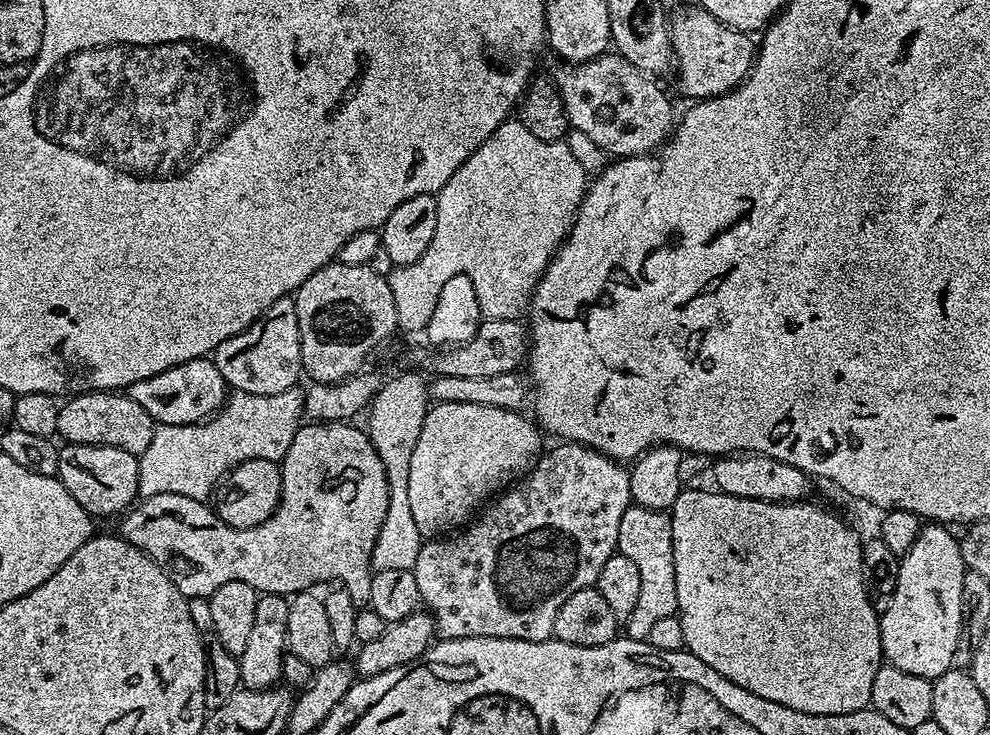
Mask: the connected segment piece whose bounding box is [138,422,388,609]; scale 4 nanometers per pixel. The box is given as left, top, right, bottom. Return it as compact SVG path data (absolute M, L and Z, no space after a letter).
M308 422L298 429L295 436L291 437L289 444L292 445L289 448L287 445L282 452L280 505L274 510L274 514L270 518L266 518L266 522L262 522L253 528L230 527L217 517L215 511L205 501L195 500L186 494L163 492L162 494L143 497L138 504L138 509L140 508L140 537L138 537L140 549L168 575L170 582L174 582L174 586L178 586L178 590L183 596L189 598L193 596L210 597L214 594L214 590L218 590L218 586L226 586L226 582L246 582L246 586L254 586L257 593L272 593L288 598L297 592L315 589L317 587L315 584L324 584L327 580L336 580L332 582L347 588L354 606L358 609L365 609L368 607L370 600L368 583L374 575L372 551L387 514L388 484L383 460L376 453L369 433L363 427L360 427L361 429L355 428L354 425L355 423L352 422Z

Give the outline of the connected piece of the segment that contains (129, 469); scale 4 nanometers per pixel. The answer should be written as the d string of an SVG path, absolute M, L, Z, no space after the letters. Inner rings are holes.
M65 443L60 448L56 476L70 490L74 502L88 511L93 518L116 516L137 503L140 496L138 474L140 461L134 454L118 446L90 446Z

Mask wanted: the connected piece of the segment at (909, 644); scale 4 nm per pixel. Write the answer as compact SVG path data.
M928 522L921 527L914 546L900 557L898 586L894 598L885 612L879 613L880 641L884 651L883 659L906 674L918 674L918 678L937 680L953 667L954 650L958 646L958 634L962 626L962 578L966 571L960 540L952 537L947 527Z

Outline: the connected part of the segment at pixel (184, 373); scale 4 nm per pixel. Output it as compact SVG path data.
M201 358L182 362L182 366L174 366L170 370L162 370L162 374L154 374L154 378L142 378L142 382L134 382L126 394L157 425L169 424L182 426L183 424L203 424L211 416L216 415L224 406L230 389L225 384L222 374L218 374L215 359Z

